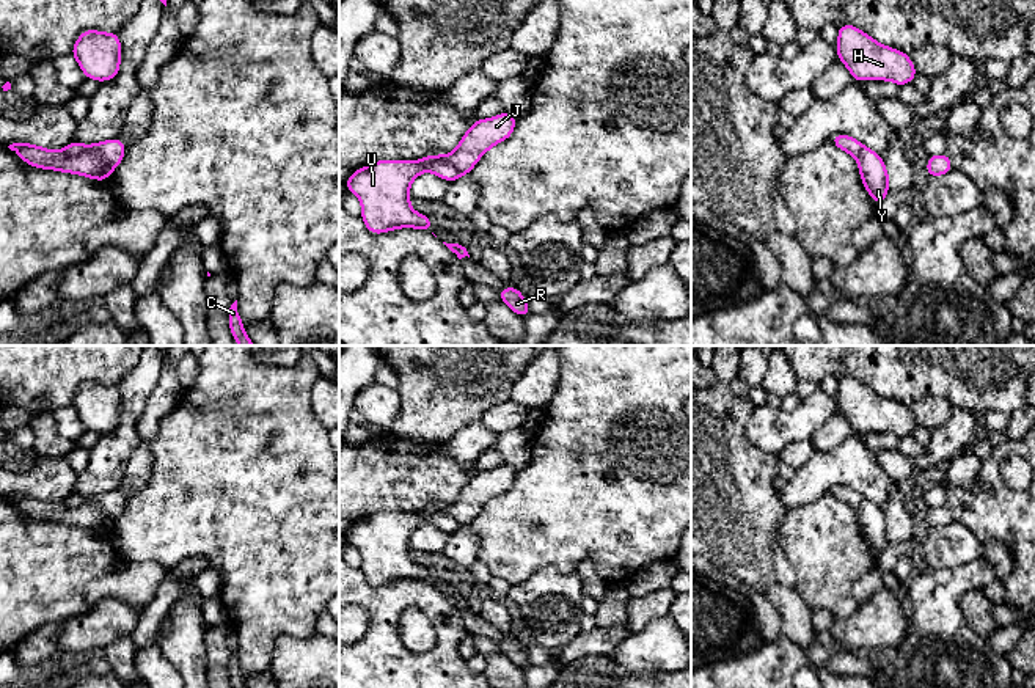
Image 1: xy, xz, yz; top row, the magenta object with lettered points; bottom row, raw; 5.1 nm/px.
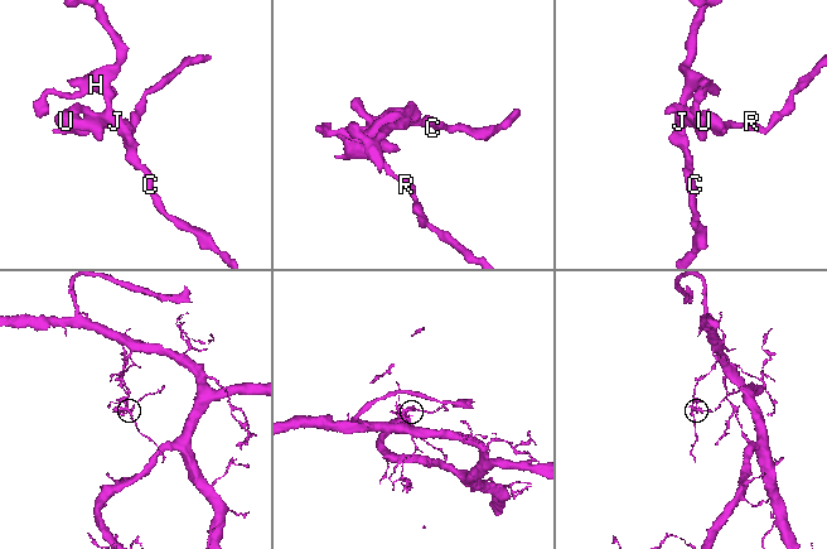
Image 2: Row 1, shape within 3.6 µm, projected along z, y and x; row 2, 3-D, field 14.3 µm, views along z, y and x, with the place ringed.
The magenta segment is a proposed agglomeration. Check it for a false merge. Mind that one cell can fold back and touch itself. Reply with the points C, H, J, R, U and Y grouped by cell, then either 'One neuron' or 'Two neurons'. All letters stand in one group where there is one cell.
Groups: C H J / R U Y. Two neurons

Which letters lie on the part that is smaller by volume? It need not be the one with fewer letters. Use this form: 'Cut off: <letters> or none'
Cut off: R, U, Y

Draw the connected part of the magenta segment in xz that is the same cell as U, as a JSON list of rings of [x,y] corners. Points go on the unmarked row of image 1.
[[[377,512],[357,521],[344,539],[361,553],[361,570],[372,586],[399,580],[416,580],[432,584],[429,569],[410,558],[410,537],[418,526],[430,523],[449,534],[463,528],[454,517],[437,512],[422,517],[418,512]]]

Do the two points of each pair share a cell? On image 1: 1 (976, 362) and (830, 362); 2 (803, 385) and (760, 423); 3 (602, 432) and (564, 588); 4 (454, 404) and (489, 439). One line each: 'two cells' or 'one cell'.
1: one cell
2: two cells
3: two cells
4: two cells

